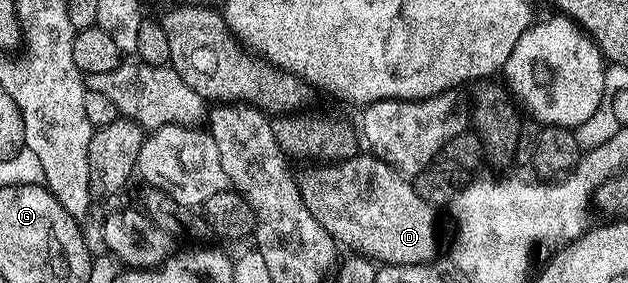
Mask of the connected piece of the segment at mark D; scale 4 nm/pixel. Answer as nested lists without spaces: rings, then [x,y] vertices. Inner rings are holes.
[[[358,152],[345,162],[322,165],[313,174],[313,182],[300,183],[301,195],[315,220],[328,232],[334,242],[345,246],[354,255],[372,260],[377,264],[398,266],[433,262],[437,254],[438,211],[427,200],[413,191],[413,183],[369,152]]]

